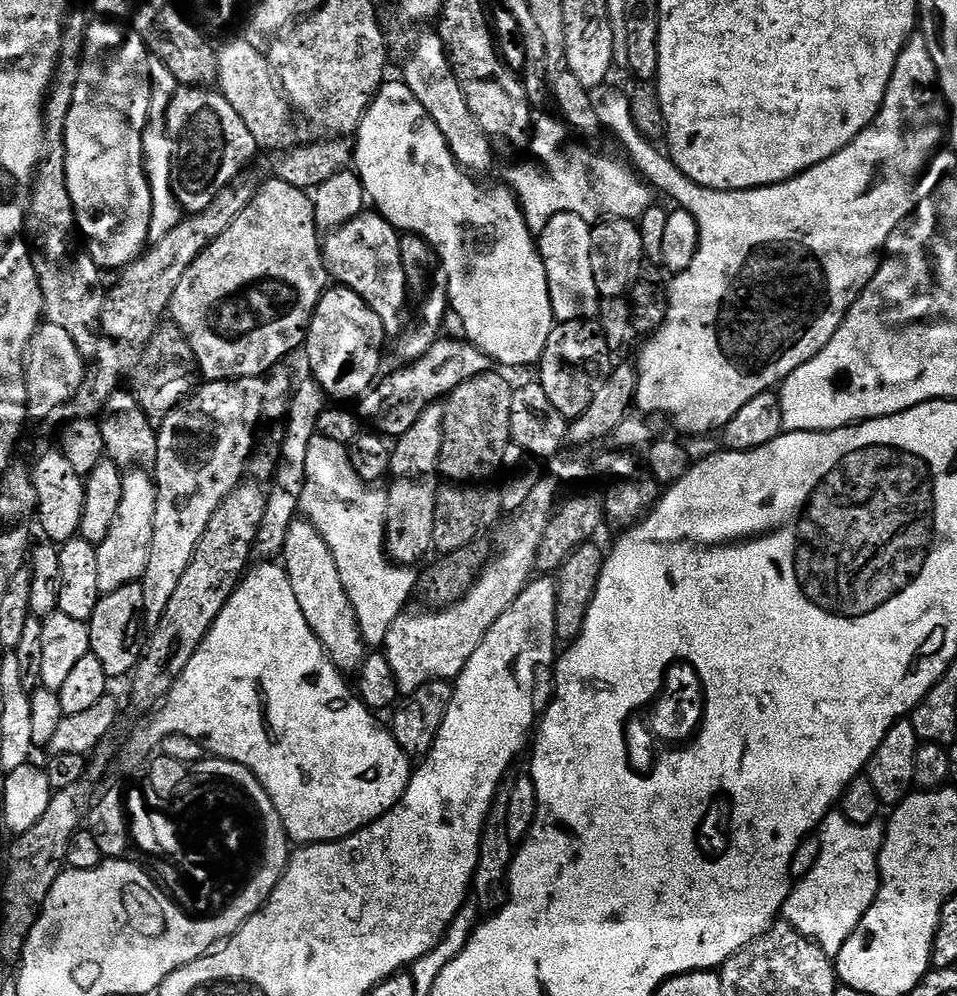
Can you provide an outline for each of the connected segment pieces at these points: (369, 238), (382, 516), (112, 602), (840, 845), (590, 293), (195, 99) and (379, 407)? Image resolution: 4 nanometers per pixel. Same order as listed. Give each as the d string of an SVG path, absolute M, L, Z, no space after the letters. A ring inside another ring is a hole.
M368 210L355 216L349 224L327 233L323 241L324 262L337 281L346 282L347 287L357 293L380 315L385 333L399 333L404 311L408 308L410 281L404 271L400 253L401 233L392 221L375 211Z
M319 434L312 439L310 450L306 454L306 486L300 495L300 506L323 532L338 562L340 577L356 610L365 645L380 646L383 645L386 634L390 634L390 626L394 618L398 618L401 612L409 607L408 599L416 588L417 569L412 566L397 566L390 559L386 547L388 493L383 487L371 488L368 484L371 483L366 482L365 477L356 473L349 449L345 445Z
M143 583L127 584L113 592L105 592L100 597L98 606L94 606L94 614L90 621L91 655L97 656L106 666L109 678L127 677L140 663L146 647L146 621L144 607L146 594Z
M840 810L829 812L818 828L818 862L795 881L784 903L783 919L833 958L842 950L846 938L854 934L880 888L882 872L876 864L886 828L883 823L872 823L876 822L857 822Z
M564 212L550 219L543 233L538 236L538 247L548 267L552 285L552 309L557 321L579 320L587 317L592 303L598 300L598 285L592 265L593 225L576 212Z
M179 85L168 108L168 133L172 137L175 160L172 191L187 212L206 210L230 185L241 179L244 167L255 158L258 145L254 134L230 106L224 94L199 85Z
M437 338L428 350L416 360L405 363L405 368L397 372L381 375L371 388L364 391L358 401L358 412L365 421L373 420L379 431L398 438L418 418L422 418L422 410L429 404L443 401L462 382L474 378L480 372L487 372L490 368L490 357L482 348L467 339L444 340ZM368 419L368 420L367 420Z

